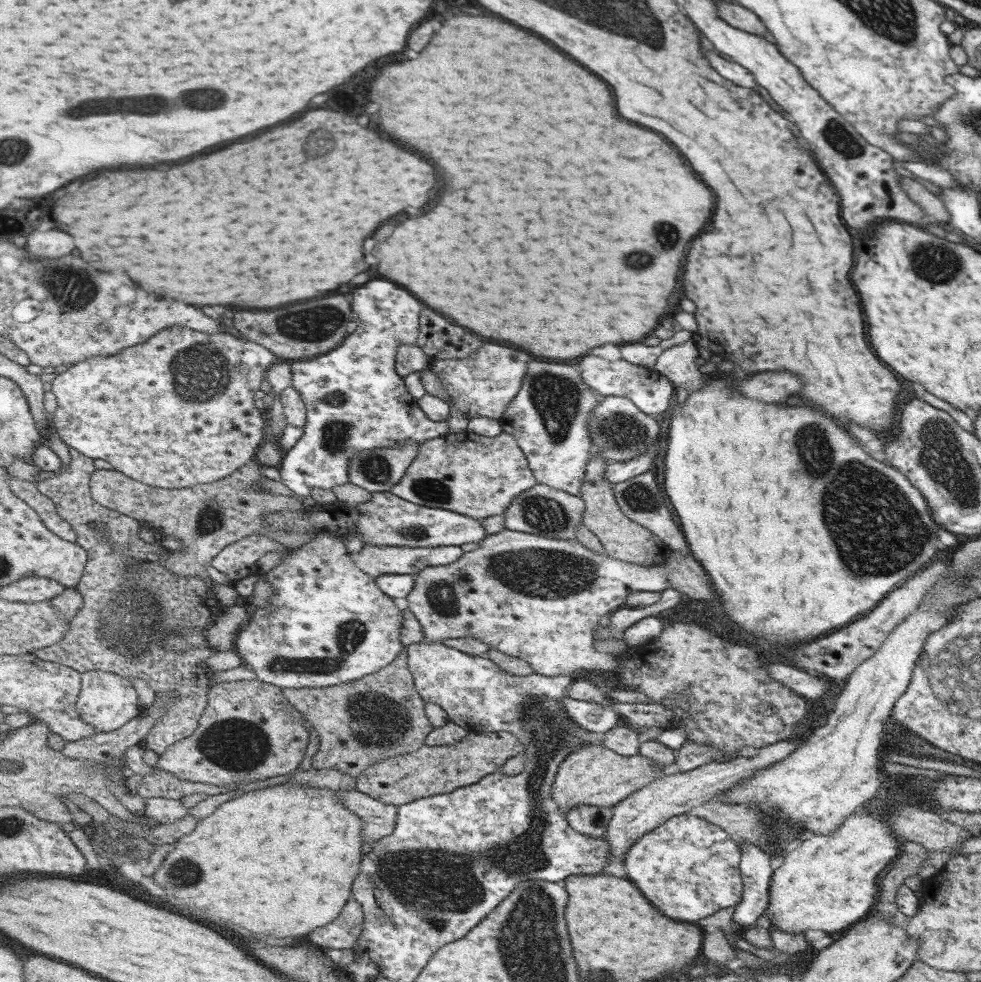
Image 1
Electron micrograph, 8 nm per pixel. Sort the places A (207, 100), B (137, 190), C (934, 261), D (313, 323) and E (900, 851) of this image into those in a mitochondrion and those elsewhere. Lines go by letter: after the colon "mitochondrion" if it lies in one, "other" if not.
A: mitochondrion
B: other
C: mitochondrion
D: mitochondrion
E: other

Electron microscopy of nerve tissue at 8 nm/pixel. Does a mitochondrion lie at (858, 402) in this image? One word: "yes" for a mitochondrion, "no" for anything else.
no

